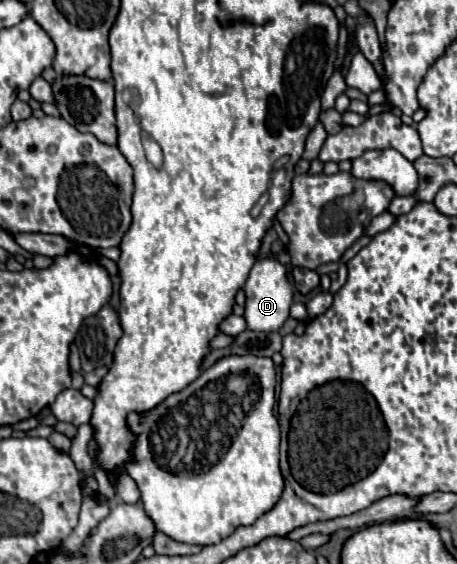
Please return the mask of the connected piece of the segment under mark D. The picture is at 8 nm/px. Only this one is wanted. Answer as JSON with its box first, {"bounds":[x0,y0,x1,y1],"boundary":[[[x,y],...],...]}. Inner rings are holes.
{"bounds":[244,256,292,332],"boundary":[[[274,256],[258,258],[250,270],[250,276],[244,286],[246,292],[246,322],[254,332],[272,332],[278,330],[290,316],[292,304],[292,284],[288,282],[288,270]]]}

